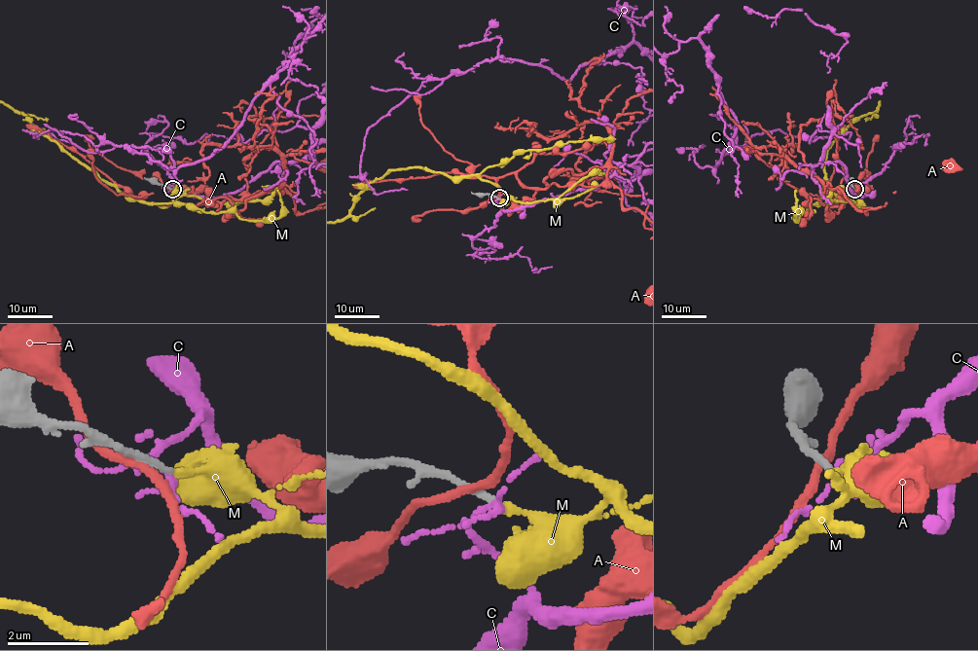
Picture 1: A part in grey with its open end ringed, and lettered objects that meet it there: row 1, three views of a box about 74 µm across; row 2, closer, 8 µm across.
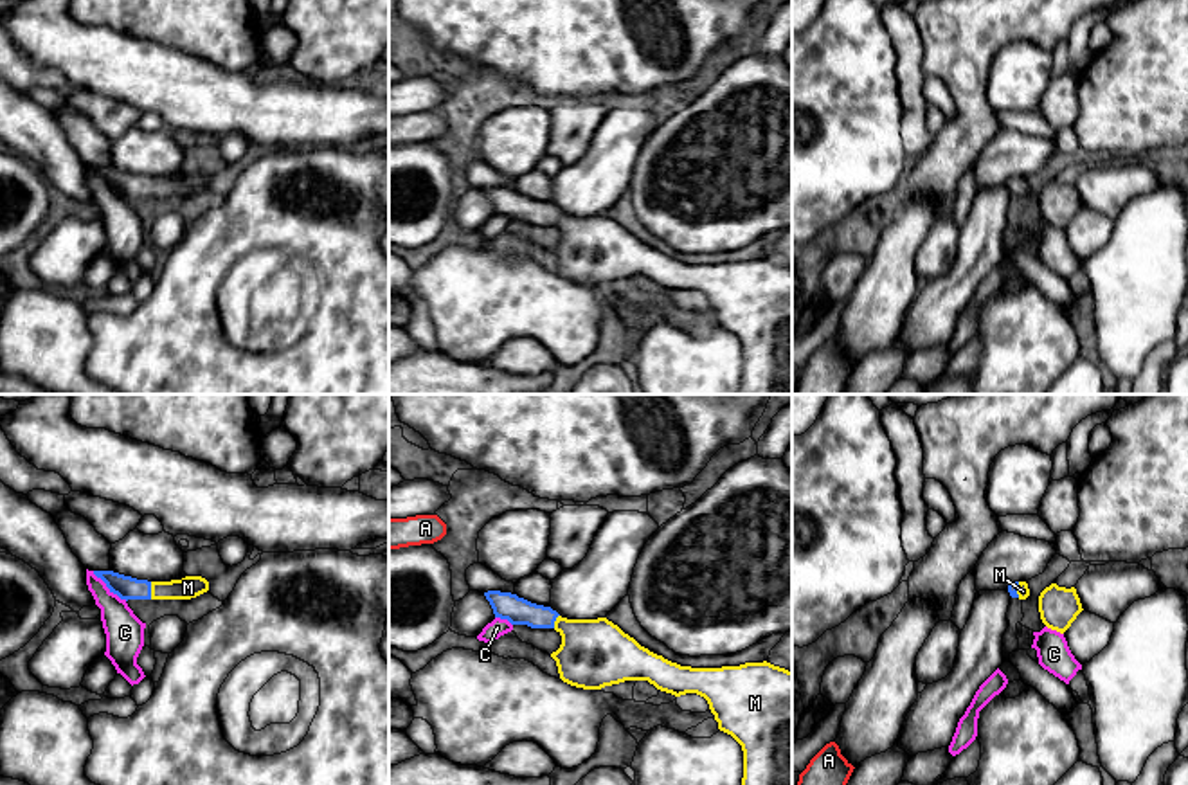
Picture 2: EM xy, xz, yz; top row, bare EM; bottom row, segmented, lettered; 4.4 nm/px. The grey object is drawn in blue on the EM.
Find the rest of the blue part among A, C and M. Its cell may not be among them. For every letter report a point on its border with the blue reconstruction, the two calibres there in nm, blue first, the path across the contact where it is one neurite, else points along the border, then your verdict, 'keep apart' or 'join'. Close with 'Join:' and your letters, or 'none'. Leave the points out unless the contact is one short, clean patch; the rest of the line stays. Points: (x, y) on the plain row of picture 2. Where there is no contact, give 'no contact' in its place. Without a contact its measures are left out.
A: no contact; keep apart
C: meets blue in xy at (110, 186); 110 nm thick on the blue side, 180 nm on the other; border along xy (92, 168), (126, 197); keep apart
M: meets blue in xy at (150, 188); 110 nm thick on the blue side, 100 nm on the other; runs through xy (126, 184), (150, 188), (188, 184); join
Join: M

